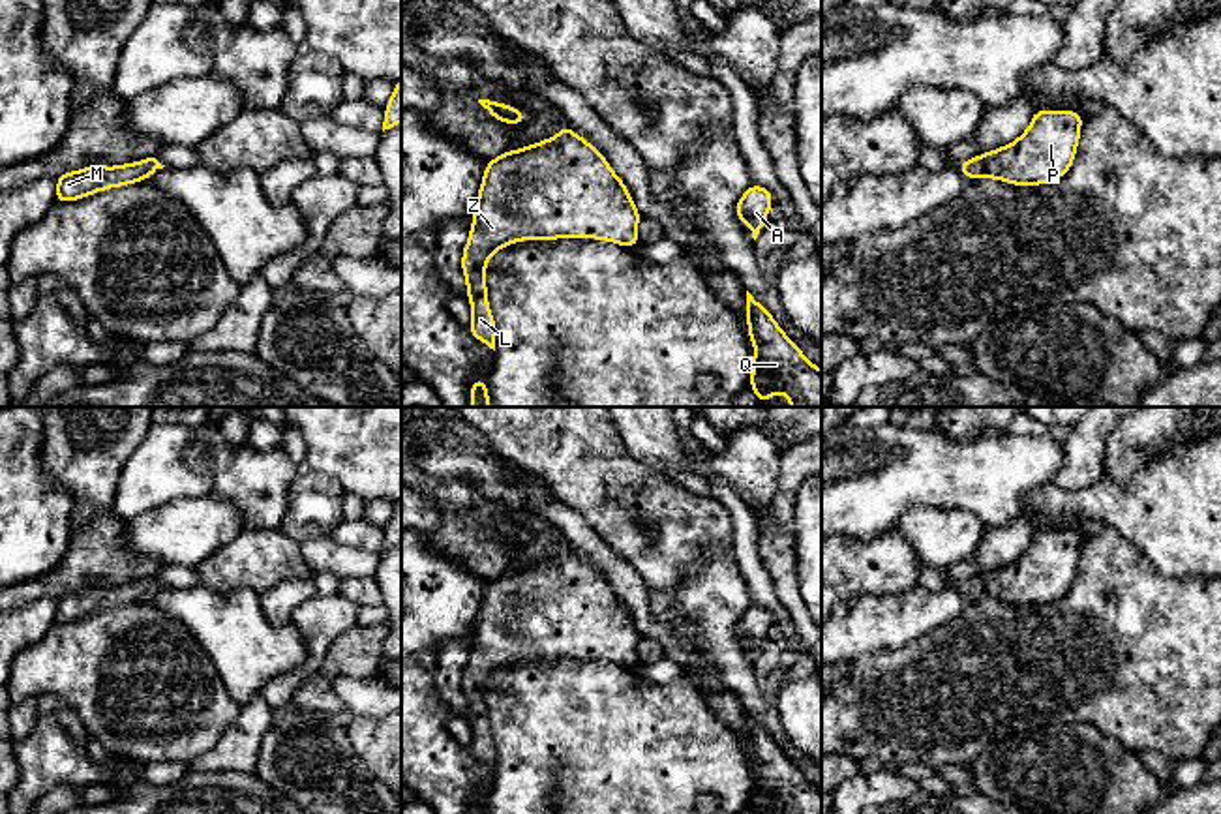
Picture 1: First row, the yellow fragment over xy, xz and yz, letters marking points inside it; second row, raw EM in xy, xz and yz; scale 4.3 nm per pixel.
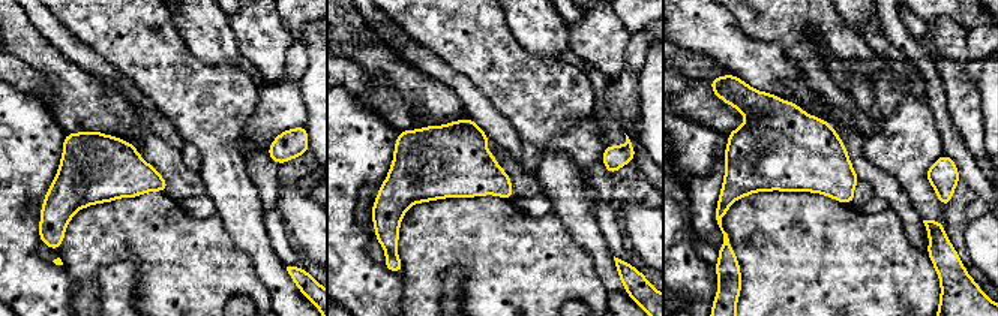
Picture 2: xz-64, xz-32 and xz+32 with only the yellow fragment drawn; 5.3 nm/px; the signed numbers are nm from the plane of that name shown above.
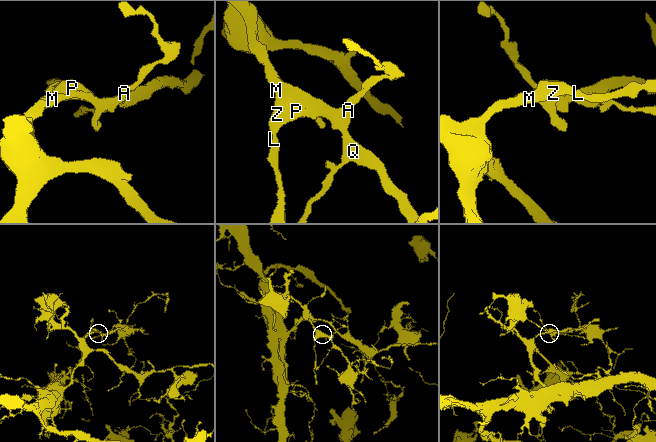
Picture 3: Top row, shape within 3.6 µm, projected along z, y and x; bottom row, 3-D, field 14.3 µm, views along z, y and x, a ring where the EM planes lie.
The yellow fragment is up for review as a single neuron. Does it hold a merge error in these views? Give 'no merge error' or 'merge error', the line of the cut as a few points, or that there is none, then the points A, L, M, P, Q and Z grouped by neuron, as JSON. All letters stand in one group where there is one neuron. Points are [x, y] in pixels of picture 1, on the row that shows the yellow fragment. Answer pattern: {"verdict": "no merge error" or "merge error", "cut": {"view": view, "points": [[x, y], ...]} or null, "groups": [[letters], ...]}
{"verdict": "no merge error", "cut": null, "groups": [["A", "L", "M", "P", "Q", "Z"]]}

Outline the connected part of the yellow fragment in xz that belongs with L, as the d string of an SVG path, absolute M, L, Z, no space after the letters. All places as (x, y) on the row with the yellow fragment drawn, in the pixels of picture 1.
M566 124L555 137L508 150L486 163L469 240L463 248L461 270L473 309L473 338L495 351L497 328L488 306L486 264L490 257L520 240L598 238L625 248L638 246L640 210L608 165L606 158L576 135Z

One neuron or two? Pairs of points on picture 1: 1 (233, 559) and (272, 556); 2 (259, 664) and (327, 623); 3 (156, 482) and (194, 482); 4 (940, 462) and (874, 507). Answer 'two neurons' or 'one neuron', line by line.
1: one neuron
2: two neurons
3: one neuron
4: one neuron

